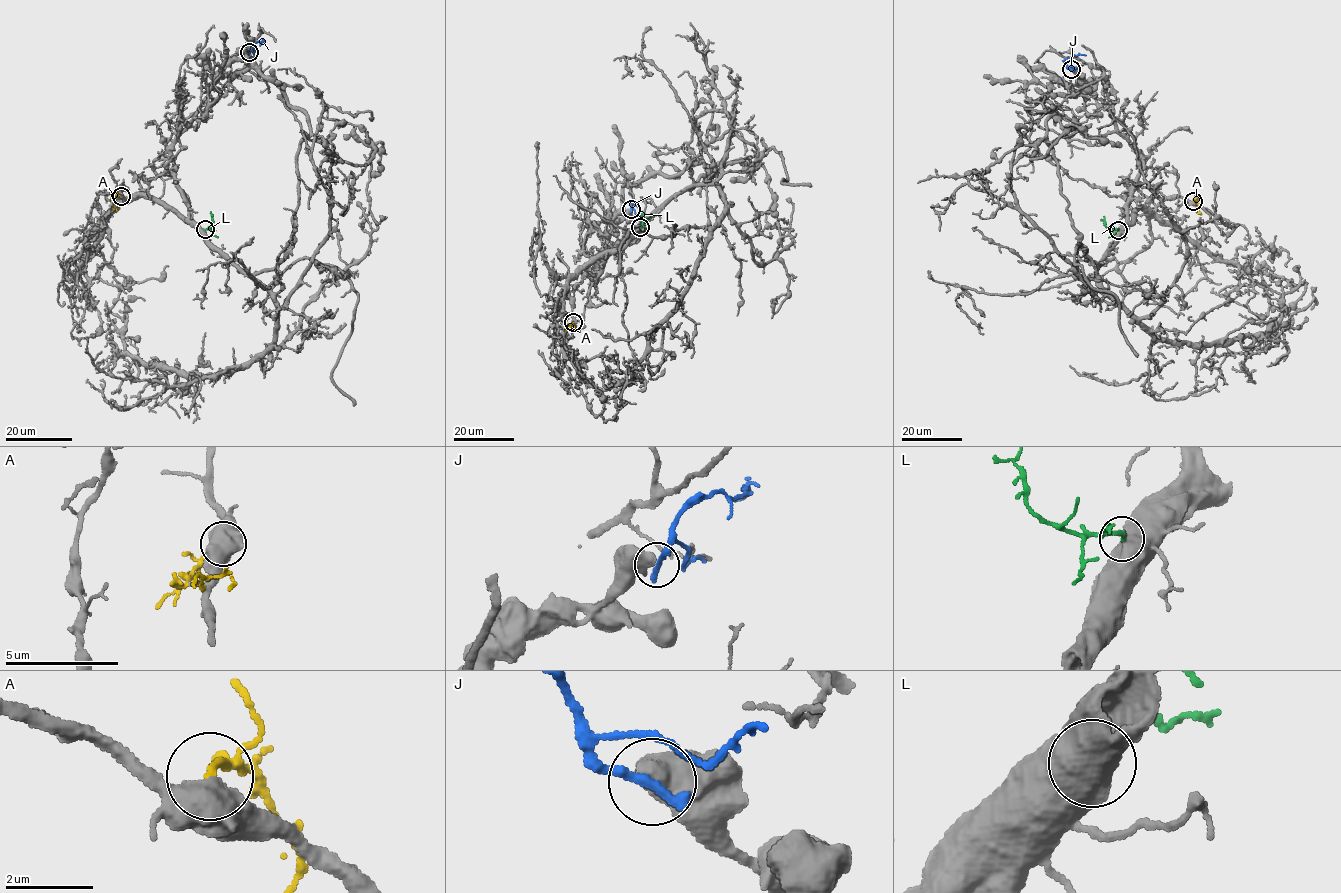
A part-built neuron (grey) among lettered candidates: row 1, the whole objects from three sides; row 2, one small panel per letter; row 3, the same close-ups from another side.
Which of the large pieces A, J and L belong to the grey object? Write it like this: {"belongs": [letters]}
{"belongs": ["L"]}

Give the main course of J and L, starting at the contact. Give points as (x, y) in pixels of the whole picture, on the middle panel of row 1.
J: (631, 210), (633, 203), (639, 208), (641, 224)
L: (640, 227), (643, 216), (638, 215)

